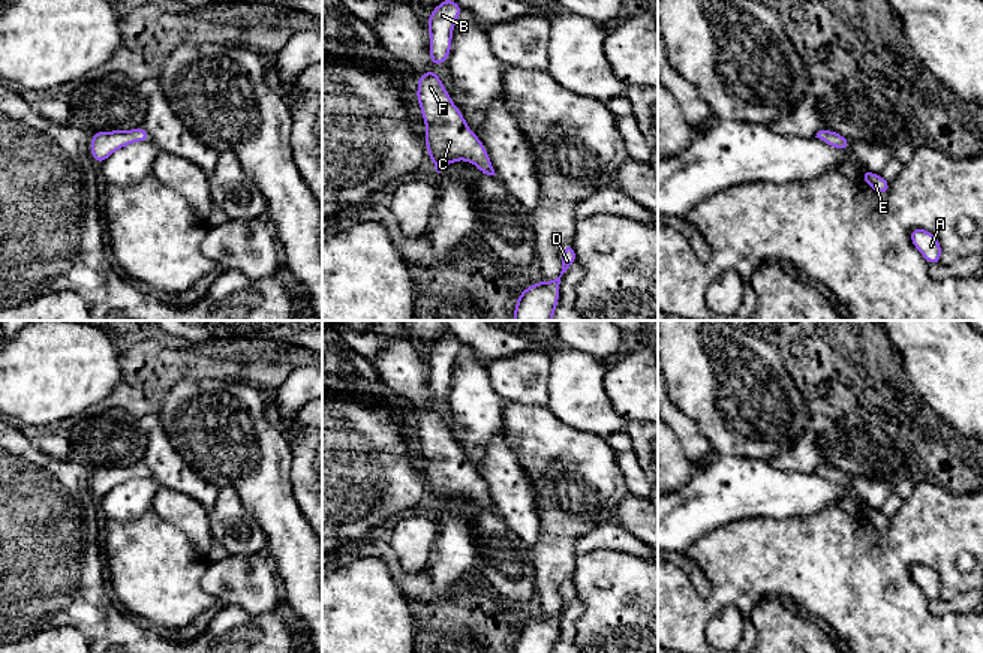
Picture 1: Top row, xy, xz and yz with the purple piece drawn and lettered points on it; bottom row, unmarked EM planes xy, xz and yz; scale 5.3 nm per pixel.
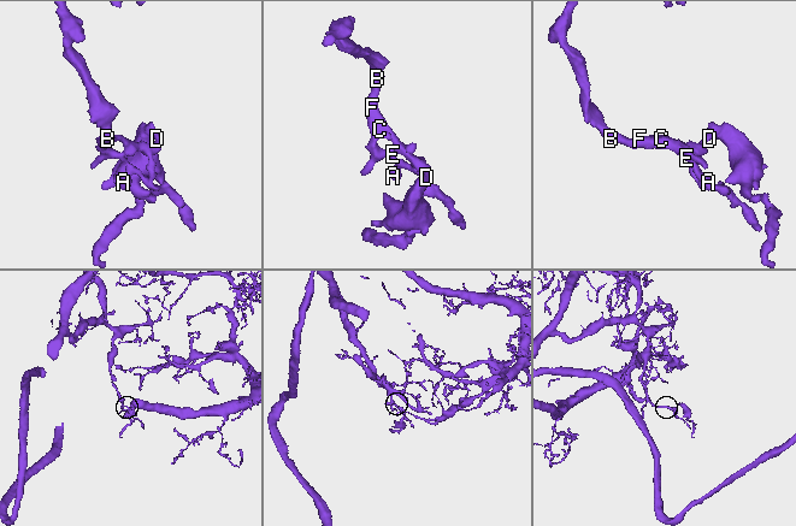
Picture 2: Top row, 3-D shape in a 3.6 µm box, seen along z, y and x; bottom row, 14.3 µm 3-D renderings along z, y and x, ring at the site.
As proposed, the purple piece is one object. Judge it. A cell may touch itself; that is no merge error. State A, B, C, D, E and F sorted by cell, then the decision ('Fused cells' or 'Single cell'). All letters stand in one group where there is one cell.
Groups: A B C D E F. Single cell

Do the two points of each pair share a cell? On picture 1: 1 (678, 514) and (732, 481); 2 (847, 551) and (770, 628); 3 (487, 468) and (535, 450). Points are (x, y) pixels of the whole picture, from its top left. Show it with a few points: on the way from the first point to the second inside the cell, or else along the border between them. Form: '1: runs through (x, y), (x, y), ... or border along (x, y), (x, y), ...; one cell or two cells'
1: runs through (691, 512), (721, 491); one cell
2: border along (779, 598), (763, 598), (754, 607), (751, 616); two cells
3: border along (499, 438), (514, 453), (532, 489); two cells

